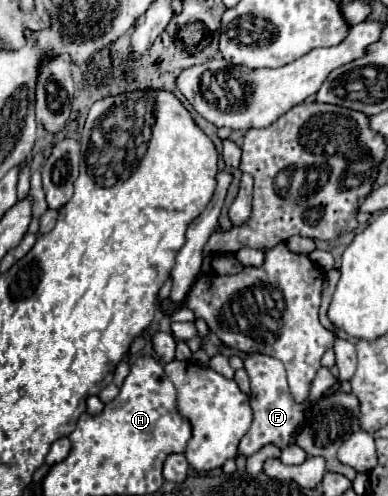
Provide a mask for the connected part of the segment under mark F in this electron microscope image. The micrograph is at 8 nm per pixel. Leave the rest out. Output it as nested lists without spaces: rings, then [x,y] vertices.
[[[250,354],[246,360],[244,360],[244,368],[250,376],[250,384],[252,384],[252,394],[250,394],[250,408],[252,408],[252,414],[254,414],[254,420],[252,420],[252,426],[250,430],[246,432],[246,436],[240,440],[240,446],[238,446],[238,456],[250,456],[254,452],[258,452],[262,446],[266,444],[276,444],[278,448],[286,448],[292,440],[294,440],[294,434],[298,432],[302,420],[304,420],[304,412],[306,408],[318,400],[334,382],[336,378],[330,374],[328,368],[320,368],[310,384],[310,396],[298,404],[292,396],[290,396],[290,390],[288,390],[288,380],[286,380],[286,372],[284,372],[284,364],[272,356],[266,356],[266,354]]]

